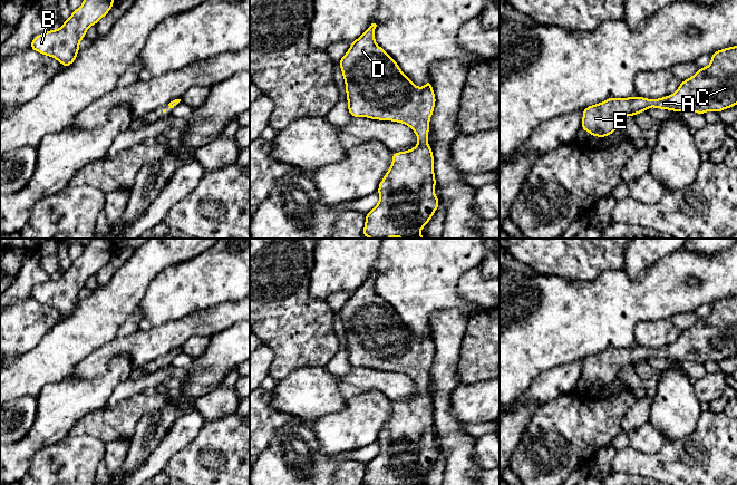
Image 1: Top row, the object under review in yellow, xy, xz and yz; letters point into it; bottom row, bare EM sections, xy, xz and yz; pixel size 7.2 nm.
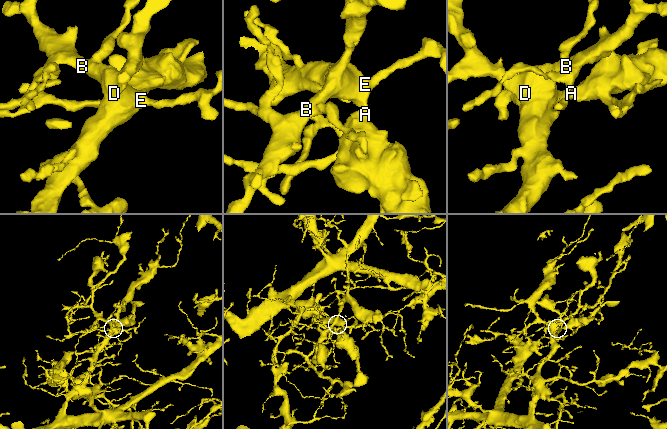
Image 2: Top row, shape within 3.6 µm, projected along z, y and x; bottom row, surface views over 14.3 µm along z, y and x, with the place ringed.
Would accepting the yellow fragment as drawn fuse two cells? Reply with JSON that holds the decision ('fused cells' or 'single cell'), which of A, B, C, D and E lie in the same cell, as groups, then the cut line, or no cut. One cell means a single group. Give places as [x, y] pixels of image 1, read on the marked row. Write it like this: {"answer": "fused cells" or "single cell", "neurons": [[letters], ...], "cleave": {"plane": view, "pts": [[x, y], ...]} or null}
{"answer": "single cell", "neurons": [["A", "B", "C", "D", "E"]], "cleave": null}

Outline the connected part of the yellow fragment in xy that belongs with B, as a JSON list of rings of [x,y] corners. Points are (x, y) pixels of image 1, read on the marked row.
[[[84,0],[83,4],[71,12],[69,19],[57,30],[38,35],[30,48],[70,66],[79,51],[79,42],[86,37],[90,26],[96,25],[111,9],[115,0]]]

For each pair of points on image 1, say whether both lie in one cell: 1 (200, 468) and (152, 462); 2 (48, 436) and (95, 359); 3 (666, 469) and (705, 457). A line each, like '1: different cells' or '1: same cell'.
1: different cells
2: different cells
3: same cell

